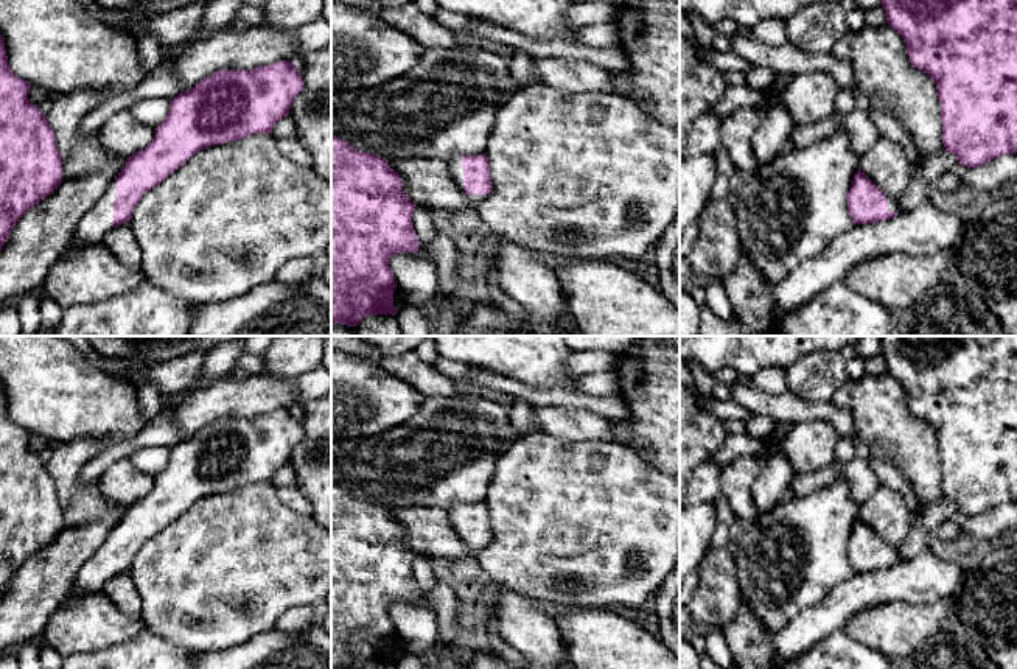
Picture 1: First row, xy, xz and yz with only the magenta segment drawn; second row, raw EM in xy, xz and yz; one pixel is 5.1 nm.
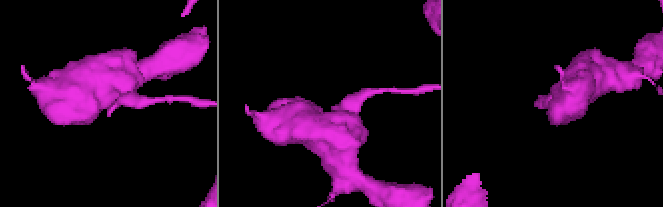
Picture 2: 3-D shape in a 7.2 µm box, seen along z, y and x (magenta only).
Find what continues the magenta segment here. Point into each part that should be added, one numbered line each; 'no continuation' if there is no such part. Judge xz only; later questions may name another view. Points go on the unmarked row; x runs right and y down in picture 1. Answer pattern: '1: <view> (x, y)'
1: xz (456, 520)

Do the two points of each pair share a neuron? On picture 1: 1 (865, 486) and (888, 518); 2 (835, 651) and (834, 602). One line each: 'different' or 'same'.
1: different
2: different

